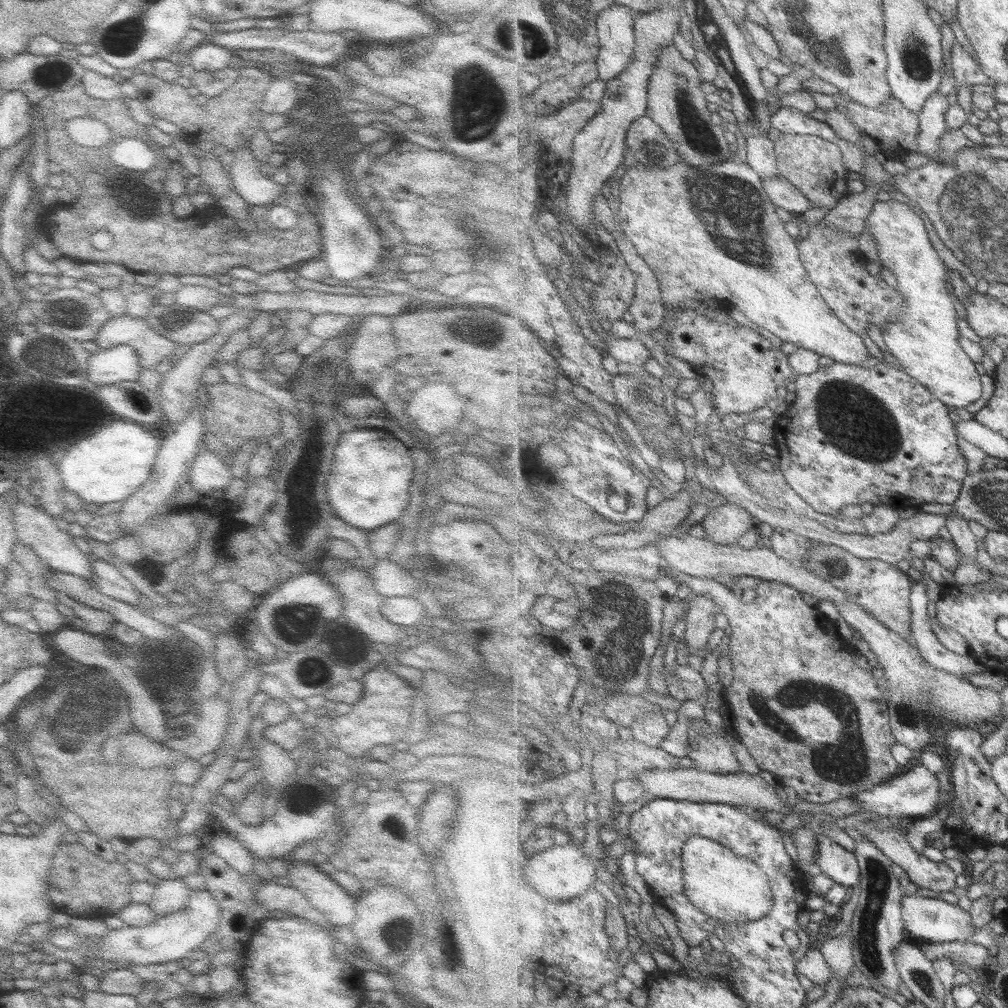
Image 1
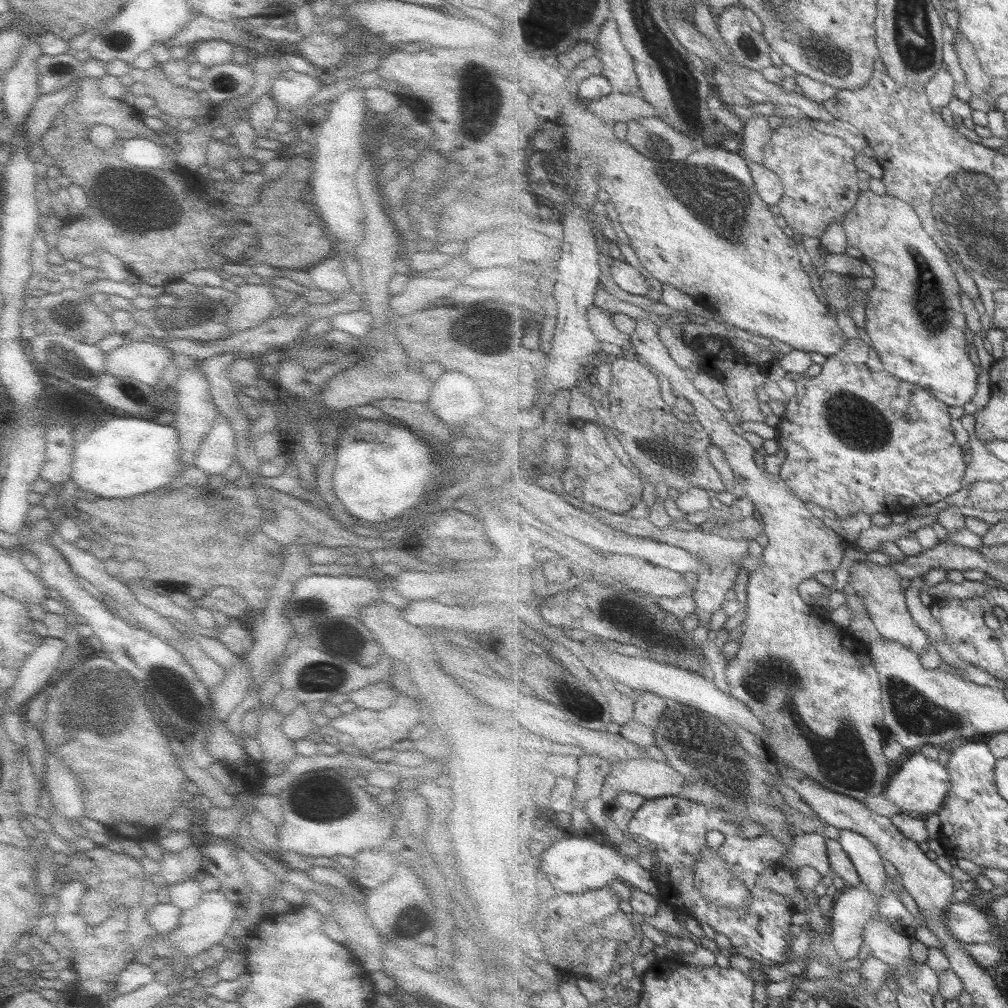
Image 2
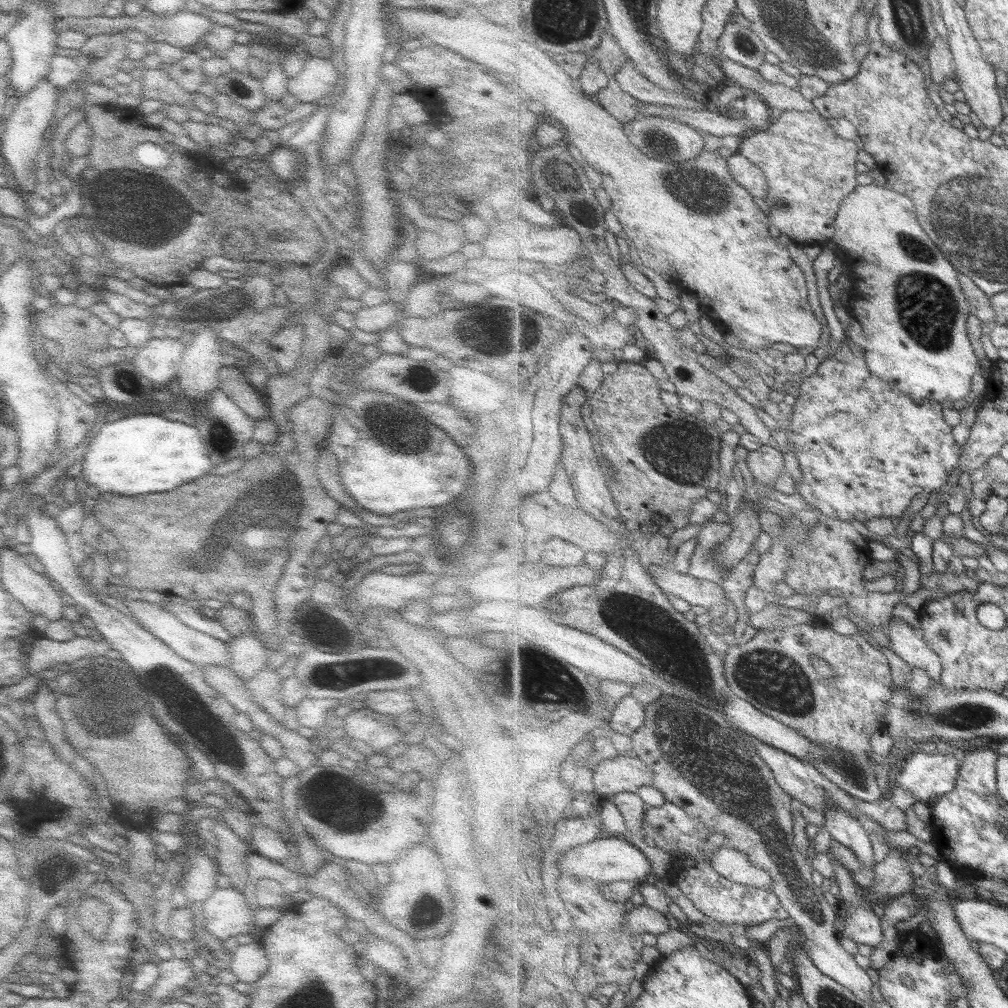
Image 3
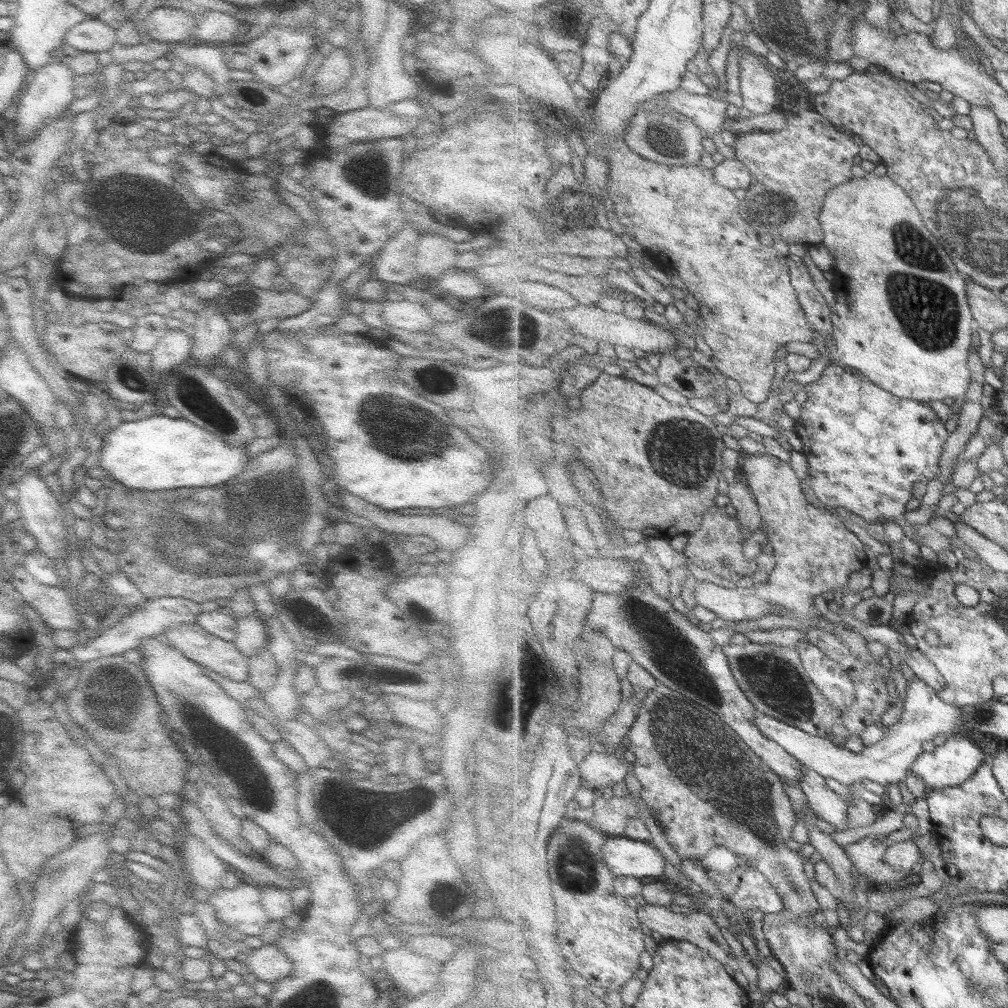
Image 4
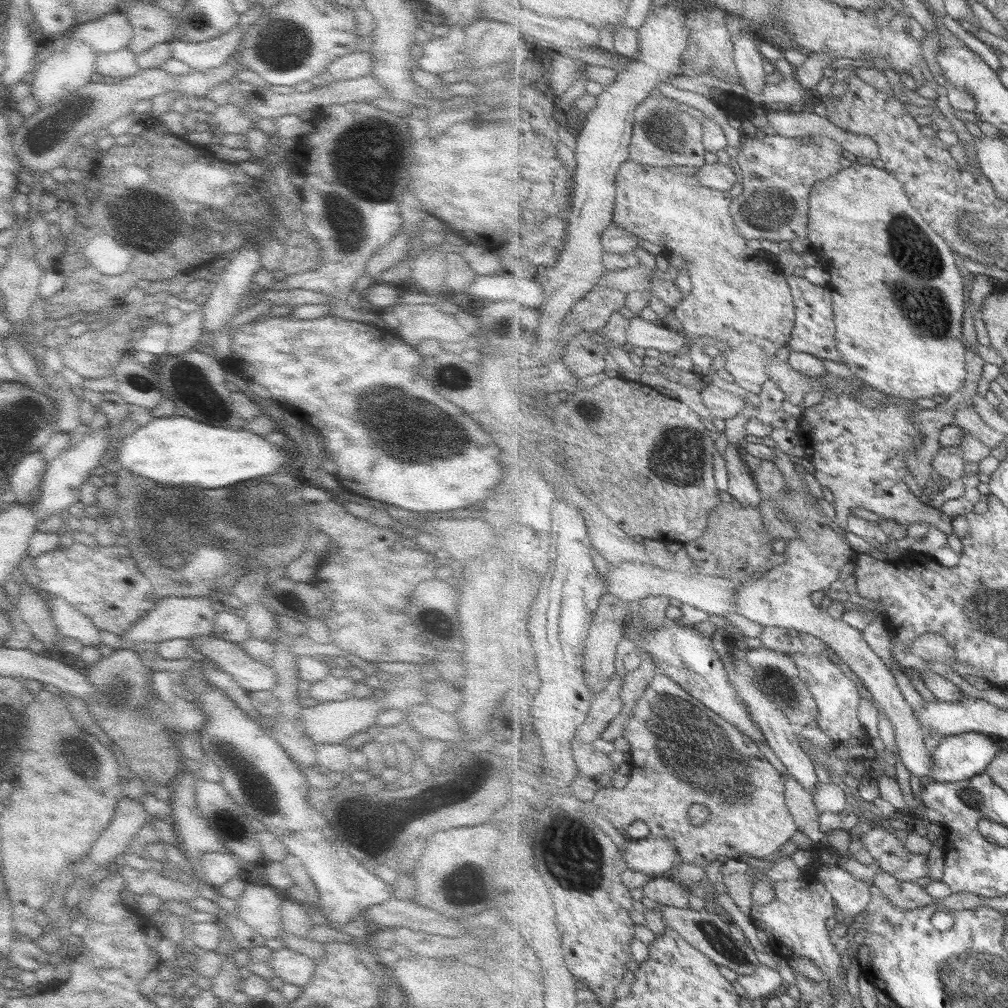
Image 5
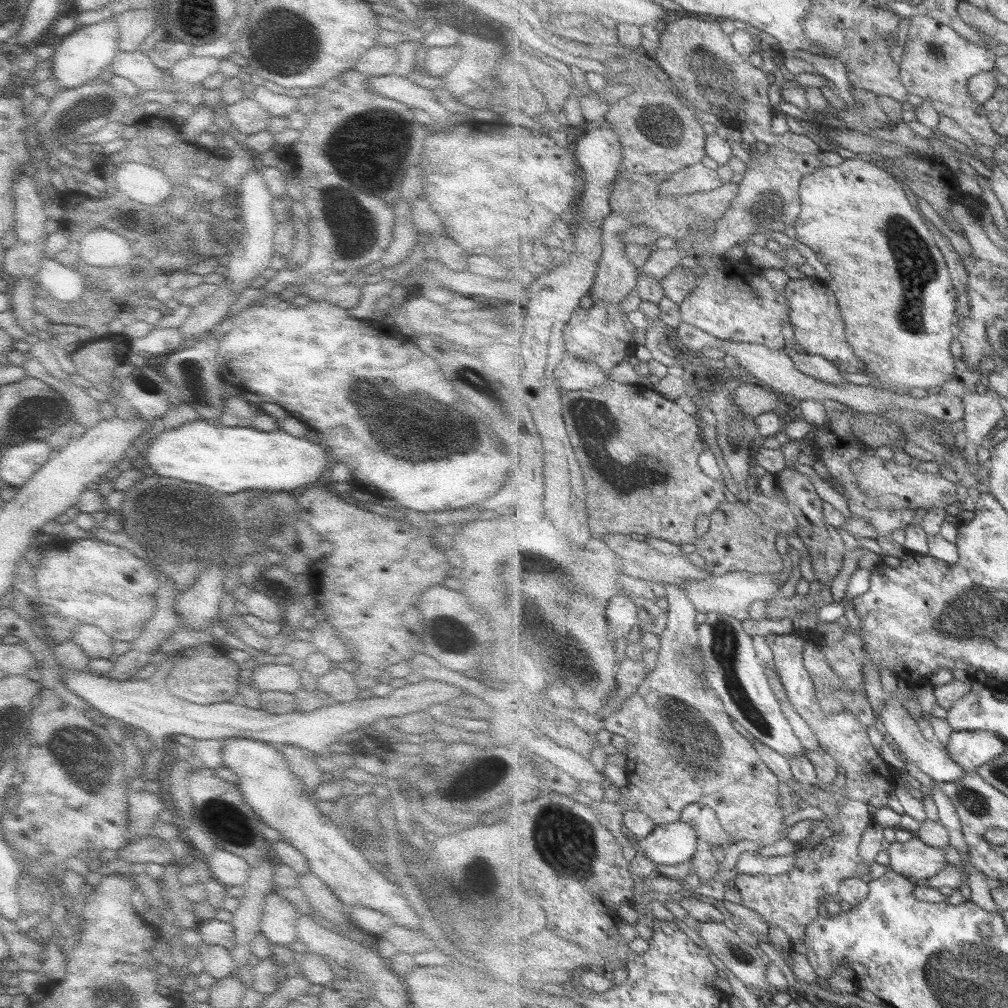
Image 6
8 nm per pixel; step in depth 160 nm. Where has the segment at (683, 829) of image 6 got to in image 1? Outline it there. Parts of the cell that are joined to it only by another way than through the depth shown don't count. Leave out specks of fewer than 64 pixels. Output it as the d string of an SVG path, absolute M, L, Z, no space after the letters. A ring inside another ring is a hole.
M572 842L566 845L554 845L541 851L541 866L527 866L525 880L533 884L533 890L545 896L547 900L569 901L585 895L597 880L595 862L598 858L589 855L583 846L577 847Z

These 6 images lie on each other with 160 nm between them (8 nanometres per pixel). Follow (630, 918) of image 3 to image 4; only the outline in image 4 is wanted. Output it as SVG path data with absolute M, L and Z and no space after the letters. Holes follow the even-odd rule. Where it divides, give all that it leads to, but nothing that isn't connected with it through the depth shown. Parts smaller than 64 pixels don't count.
M648 903L645 906L638 906L636 909L640 922L643 922L651 931L659 933L665 942L672 940L692 943L713 958L716 958L719 962L724 963L725 966L730 966L733 971L739 971L739 960L733 954L731 946L727 944L727 940L725 940L725 936L721 932L721 927L717 926L715 920L707 912L703 911L702 908L696 913L691 913L687 916L671 912L668 907Z

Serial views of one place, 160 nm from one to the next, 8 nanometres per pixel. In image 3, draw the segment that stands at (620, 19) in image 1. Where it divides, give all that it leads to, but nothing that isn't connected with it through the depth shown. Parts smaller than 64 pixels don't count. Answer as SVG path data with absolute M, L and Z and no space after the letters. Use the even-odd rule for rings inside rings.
M629 59L616 74L619 86L636 98L641 103L656 105L669 105L684 109L713 109L712 103L704 99L693 100L684 94L669 92L655 83L652 83L644 74L641 74L635 67L635 64Z

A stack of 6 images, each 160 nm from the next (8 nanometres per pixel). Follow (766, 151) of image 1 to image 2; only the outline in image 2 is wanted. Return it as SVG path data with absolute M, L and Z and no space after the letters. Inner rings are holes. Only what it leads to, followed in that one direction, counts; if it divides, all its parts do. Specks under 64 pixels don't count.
M754 114L742 124L742 143L746 160L762 164L764 148L771 140L773 129L769 127L767 116Z

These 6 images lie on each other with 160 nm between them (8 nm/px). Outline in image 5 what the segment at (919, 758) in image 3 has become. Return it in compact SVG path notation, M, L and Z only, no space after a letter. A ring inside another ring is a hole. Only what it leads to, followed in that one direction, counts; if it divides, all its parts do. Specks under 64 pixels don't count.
M972 732L941 738L938 746L933 750L932 778L942 783L969 780L985 773L1001 750L1003 748L997 748L995 741L983 733Z

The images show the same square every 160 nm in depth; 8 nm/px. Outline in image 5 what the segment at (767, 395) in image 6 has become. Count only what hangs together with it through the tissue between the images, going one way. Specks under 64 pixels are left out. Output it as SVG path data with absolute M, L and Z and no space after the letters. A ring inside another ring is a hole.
M712 382L701 393L702 401L717 423L732 419L747 406L745 398L725 391L719 382Z

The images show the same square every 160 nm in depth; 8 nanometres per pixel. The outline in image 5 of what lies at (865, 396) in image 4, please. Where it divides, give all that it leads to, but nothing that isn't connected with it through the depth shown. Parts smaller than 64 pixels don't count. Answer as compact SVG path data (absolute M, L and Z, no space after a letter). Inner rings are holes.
M825 373L822 378L829 385L835 385L835 390L827 390L821 403L801 409L797 437L799 445L805 448L805 458L815 467L815 479L821 488L833 495L839 520L846 522L847 528L853 508L865 508L886 521L897 522L899 526L908 528L913 524L931 524L953 536L954 519L921 502L905 481L910 471L905 457L913 455L921 445L921 432L911 419L922 408L901 408L897 404L867 407L851 392L872 388L857 375L845 379ZM839 391L847 394L837 394Z

